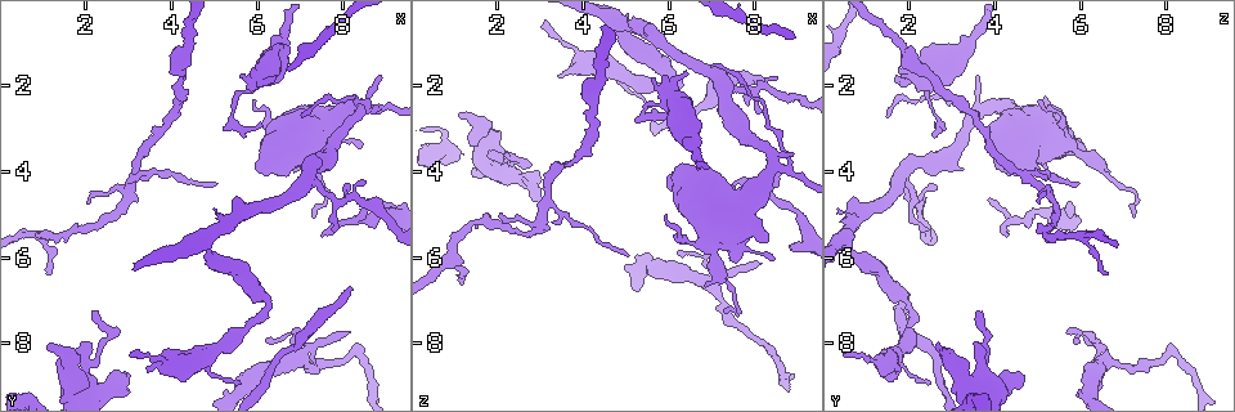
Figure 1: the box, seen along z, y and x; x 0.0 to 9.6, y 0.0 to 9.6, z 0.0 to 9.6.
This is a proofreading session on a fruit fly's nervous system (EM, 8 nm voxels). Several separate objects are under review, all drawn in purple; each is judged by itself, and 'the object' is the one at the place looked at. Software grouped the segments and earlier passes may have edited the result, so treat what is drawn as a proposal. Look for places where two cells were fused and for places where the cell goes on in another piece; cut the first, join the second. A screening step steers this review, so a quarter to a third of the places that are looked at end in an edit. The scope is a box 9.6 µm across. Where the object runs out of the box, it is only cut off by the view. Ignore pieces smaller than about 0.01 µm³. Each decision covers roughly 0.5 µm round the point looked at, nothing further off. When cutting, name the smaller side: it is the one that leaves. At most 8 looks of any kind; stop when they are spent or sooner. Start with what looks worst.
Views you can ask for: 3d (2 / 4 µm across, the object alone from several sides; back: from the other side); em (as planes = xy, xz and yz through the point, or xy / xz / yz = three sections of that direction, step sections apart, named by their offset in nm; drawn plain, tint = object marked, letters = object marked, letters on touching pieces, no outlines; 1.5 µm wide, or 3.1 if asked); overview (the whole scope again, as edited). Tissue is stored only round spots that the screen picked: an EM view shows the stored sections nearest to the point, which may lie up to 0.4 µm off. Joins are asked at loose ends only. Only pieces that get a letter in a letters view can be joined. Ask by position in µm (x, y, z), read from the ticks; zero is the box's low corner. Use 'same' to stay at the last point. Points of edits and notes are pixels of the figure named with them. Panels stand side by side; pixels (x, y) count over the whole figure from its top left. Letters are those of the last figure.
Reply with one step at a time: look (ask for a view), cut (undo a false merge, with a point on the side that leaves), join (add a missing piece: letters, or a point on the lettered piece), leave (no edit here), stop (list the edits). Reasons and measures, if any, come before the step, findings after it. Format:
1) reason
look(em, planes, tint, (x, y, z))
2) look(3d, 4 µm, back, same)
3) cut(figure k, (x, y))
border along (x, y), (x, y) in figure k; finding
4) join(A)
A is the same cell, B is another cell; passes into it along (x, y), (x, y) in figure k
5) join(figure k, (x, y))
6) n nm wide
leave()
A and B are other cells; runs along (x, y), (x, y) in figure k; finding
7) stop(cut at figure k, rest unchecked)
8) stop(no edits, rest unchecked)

an open end
look(em, yz, step 8, letters, (8.25, 6.70, 1.80))

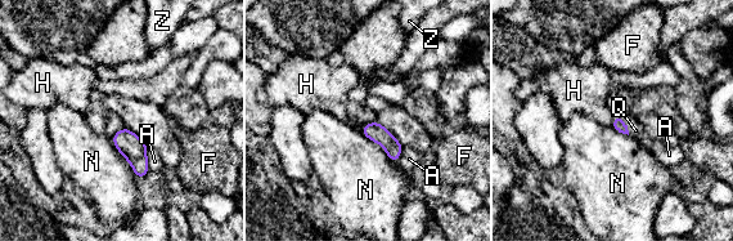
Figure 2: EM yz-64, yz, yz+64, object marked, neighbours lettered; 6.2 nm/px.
cut it another way
look(em, planes, letters, same)

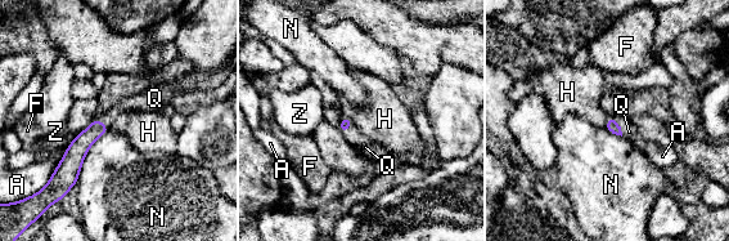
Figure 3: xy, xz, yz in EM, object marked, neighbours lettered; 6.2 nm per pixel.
join(figure 3, (629, 132))
Q is the same cell, A, F, H, N and Z are other cells; passes into it along (612, 126), (620, 126), (629, 132) in figure 3; it goes on there

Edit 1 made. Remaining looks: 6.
look(overview)

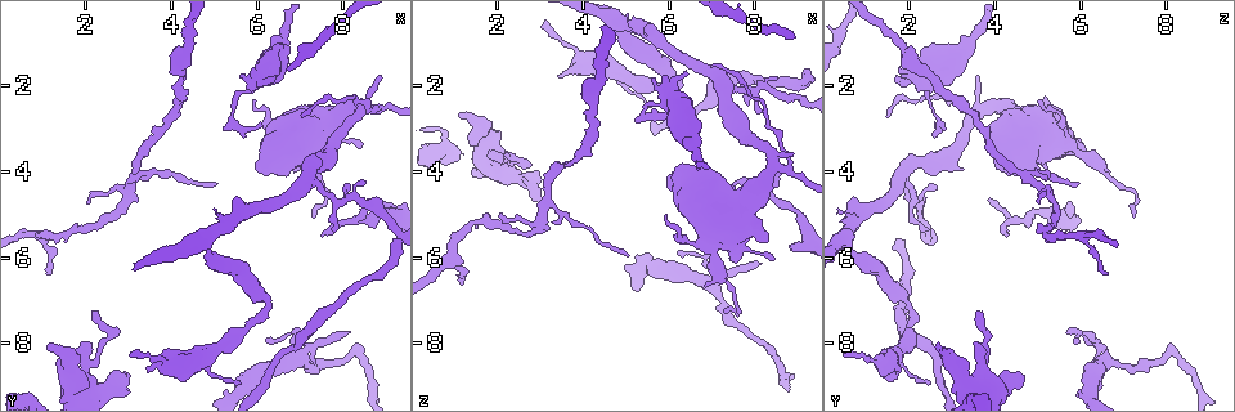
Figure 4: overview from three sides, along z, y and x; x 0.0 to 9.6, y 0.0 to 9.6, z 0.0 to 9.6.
stops while still wide
look(em, planes, letters, (5.60, 1.75, 1.80))

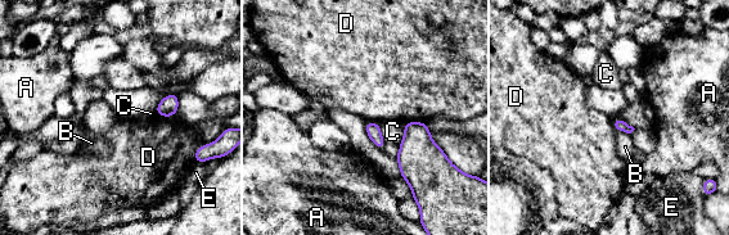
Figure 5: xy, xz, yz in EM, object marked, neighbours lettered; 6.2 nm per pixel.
leave()
A, B, C, D and E are other cells; border along (205, 144), (196, 150), (193, 161) in figure 5; none of them fits

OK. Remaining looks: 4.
calibre changes
look(3d, 4 µm, (8.00, 2.70, 5.45))

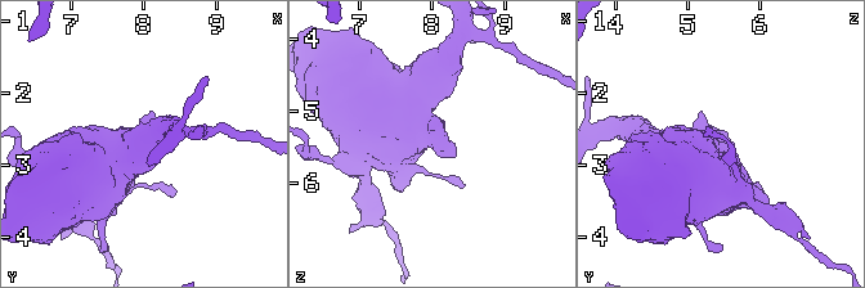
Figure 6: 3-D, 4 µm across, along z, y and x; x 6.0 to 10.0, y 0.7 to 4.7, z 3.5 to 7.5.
need the tissue
look(em, xz, step 8, plain, (8.05, 2.70, 5.45))

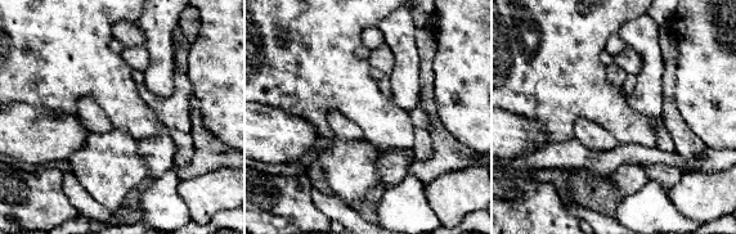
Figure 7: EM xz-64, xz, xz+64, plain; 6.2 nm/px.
see the neighbours
look(em, xz, step 8, letters, same)

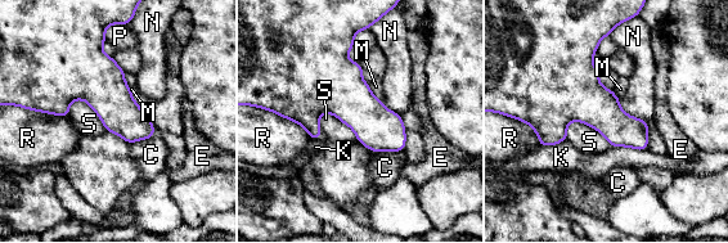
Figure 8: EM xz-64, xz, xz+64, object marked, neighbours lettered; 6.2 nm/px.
leave()
C, E, K, M, N, P, R and S are other cells; border along (318, 117), (335, 115), (356, 139) in figure 8; continuous, no second cell

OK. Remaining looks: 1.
stop(join at figure 3, rest unchecked)

